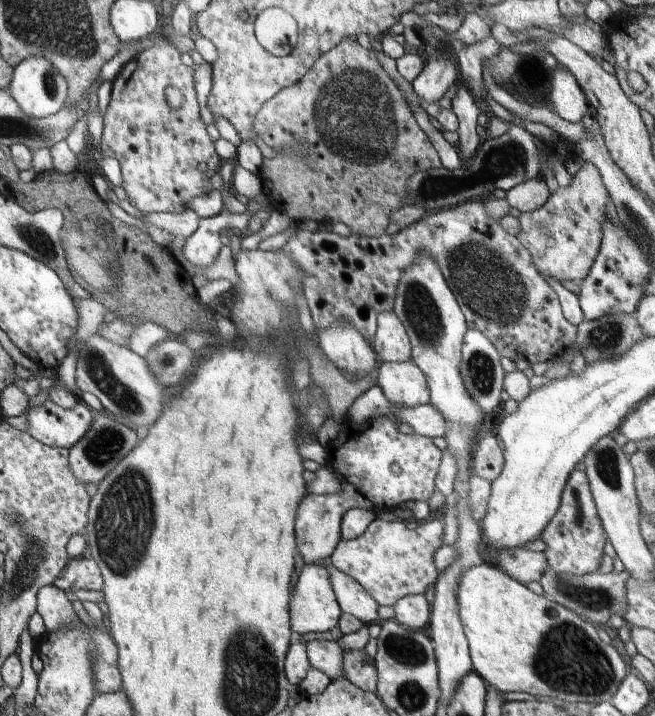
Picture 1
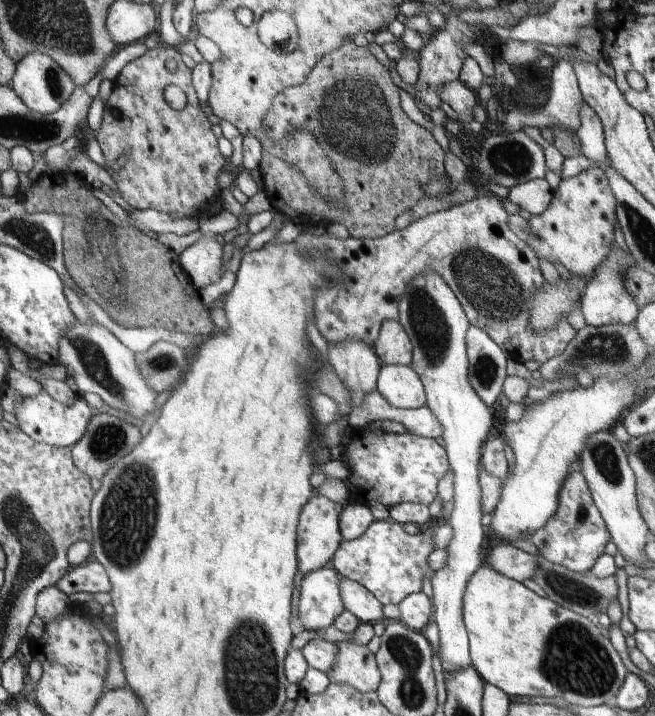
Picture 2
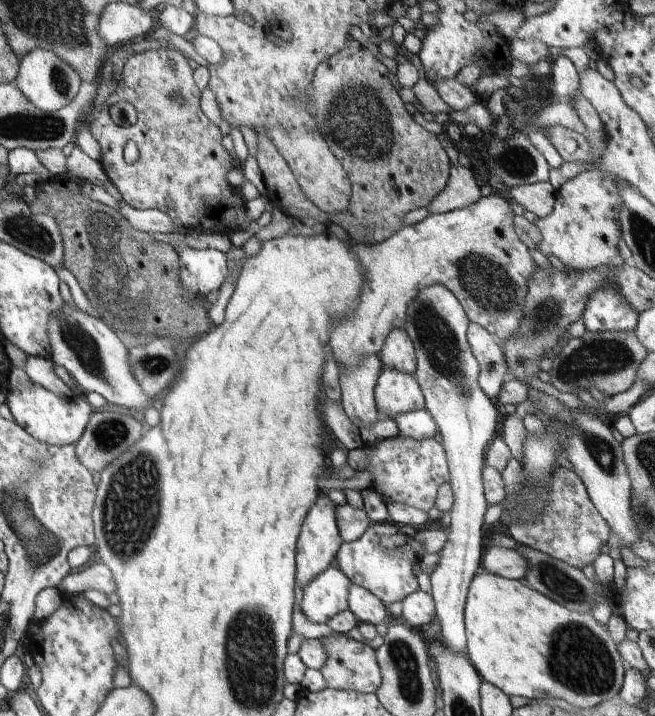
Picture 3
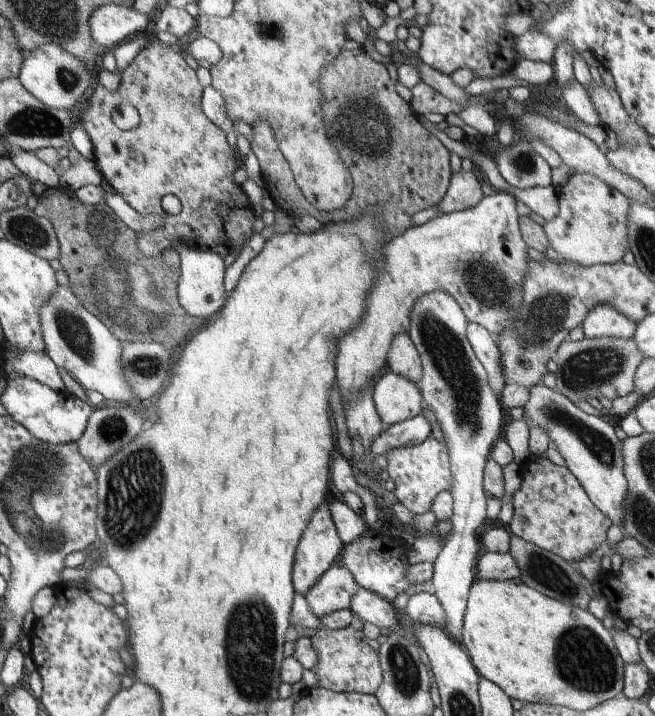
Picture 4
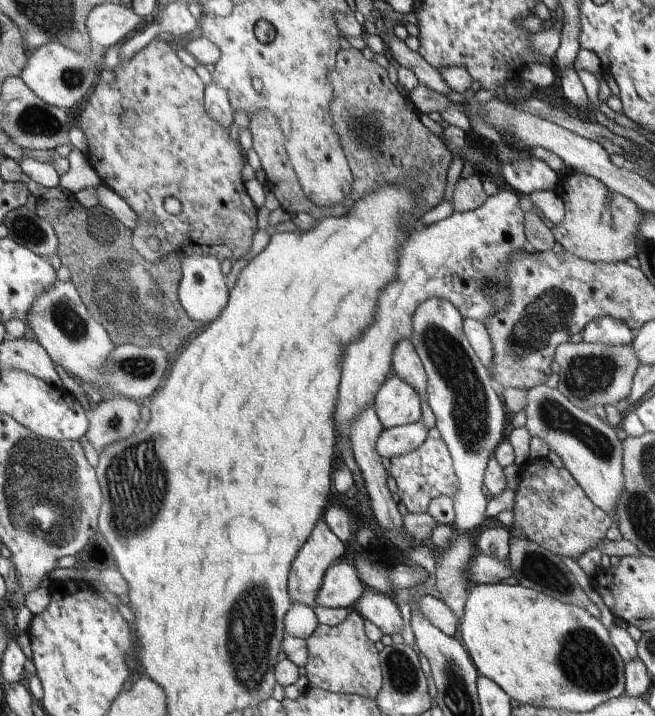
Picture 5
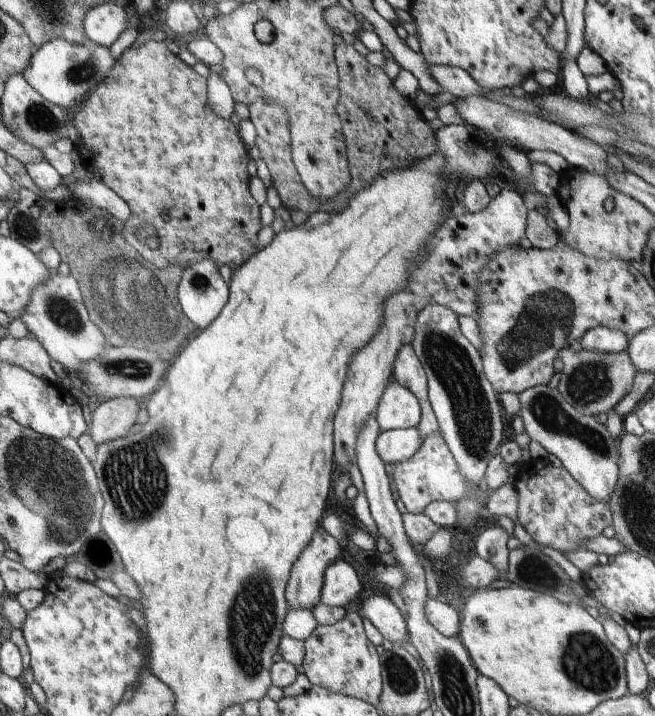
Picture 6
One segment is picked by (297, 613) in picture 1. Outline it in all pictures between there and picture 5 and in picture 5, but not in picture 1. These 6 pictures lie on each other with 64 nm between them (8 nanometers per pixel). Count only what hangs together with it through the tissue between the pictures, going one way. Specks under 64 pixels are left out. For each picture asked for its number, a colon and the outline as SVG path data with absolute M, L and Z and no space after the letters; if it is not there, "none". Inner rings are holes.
2: M323 566L309 574L303 574L297 592L295 614L303 630L329 628L337 616L345 612L339 596L339 574L331 566Z
3: M329 566L323 572L303 584L301 596L301 614L309 624L327 624L333 616L347 610L347 578L335 568Z
4: M335 562L303 592L303 598L309 614L321 620L327 614L349 610L349 600L357 588L351 574Z
5: M337 562L325 570L317 594L313 598L313 608L351 610L361 592L363 588L357 580L355 570L345 562Z

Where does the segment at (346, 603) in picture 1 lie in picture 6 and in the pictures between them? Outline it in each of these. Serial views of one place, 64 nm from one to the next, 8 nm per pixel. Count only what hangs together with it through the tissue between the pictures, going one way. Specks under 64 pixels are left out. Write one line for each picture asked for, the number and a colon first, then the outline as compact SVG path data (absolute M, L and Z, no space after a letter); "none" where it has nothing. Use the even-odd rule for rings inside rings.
2: M339 576L339 596L341 596L345 612L351 612L361 624L383 622L383 618L381 618L383 606L361 584Z
3: M347 584L347 594L345 594L345 602L347 602L347 610L355 616L355 620L359 624L381 624L381 622L389 622L385 606L373 596L369 594L365 588L357 586L357 584Z
4: M361 588L353 592L349 600L349 612L357 616L361 624L373 624L375 628L391 628L399 618L399 614L393 612L391 604Z
5: M363 590L351 610L357 612L363 622L365 620L371 622L383 636L393 638L393 634L401 634L403 622L401 622L399 606L389 596Z
6: M375 594L359 600L359 616L371 620L383 638L407 646L407 622L387 596Z

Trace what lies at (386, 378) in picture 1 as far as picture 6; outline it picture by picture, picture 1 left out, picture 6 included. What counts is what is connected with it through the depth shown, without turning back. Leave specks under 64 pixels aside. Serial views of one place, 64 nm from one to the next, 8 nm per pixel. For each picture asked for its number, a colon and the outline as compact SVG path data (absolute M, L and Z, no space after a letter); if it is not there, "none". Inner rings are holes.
2: M381 366L375 390L399 410L423 408L427 402L423 382L411 366Z
3: M383 368L379 372L375 382L375 404L387 416L409 410L425 410L425 400L415 374L395 368Z
4: M383 370L373 386L373 406L383 426L423 414L423 398L415 382Z
5: M395 374L383 380L377 392L373 394L373 408L383 430L421 420L419 394Z
6: M389 380L377 402L375 418L381 432L415 428L421 420L421 406L409 388L401 386L395 380Z

